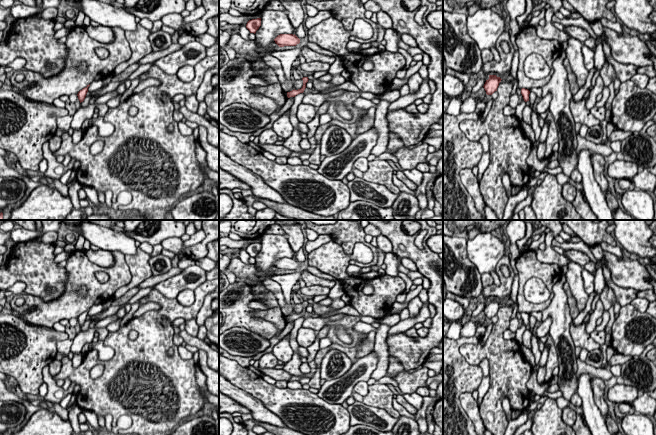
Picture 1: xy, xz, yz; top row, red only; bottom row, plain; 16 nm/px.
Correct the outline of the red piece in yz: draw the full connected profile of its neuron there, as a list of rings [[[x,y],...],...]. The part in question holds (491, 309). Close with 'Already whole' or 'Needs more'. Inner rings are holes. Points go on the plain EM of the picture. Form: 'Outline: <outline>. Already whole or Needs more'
Outline: [[[489,299],[489,303],[486,304],[483,310],[486,315],[486,318],[492,319],[495,315],[497,315],[497,312],[501,304],[502,303],[500,301],[497,301],[496,299]]]. Already whole

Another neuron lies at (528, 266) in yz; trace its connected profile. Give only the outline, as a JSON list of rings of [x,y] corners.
[[[530,249],[521,253],[515,264],[515,267],[519,276],[519,288],[517,294],[518,312],[530,314],[534,311],[541,312],[542,310],[546,309],[554,297],[552,288],[554,284],[561,278],[562,269],[557,264],[540,262],[536,258],[535,251]],[[532,277],[541,279],[549,289],[551,295],[545,302],[534,304],[527,301],[524,297],[524,286]]]

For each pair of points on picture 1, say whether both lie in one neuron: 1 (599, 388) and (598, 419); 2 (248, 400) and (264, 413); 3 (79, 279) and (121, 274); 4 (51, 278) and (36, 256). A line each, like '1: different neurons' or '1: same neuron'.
1: different neurons
2: same neuron
3: same neuron
4: same neuron

